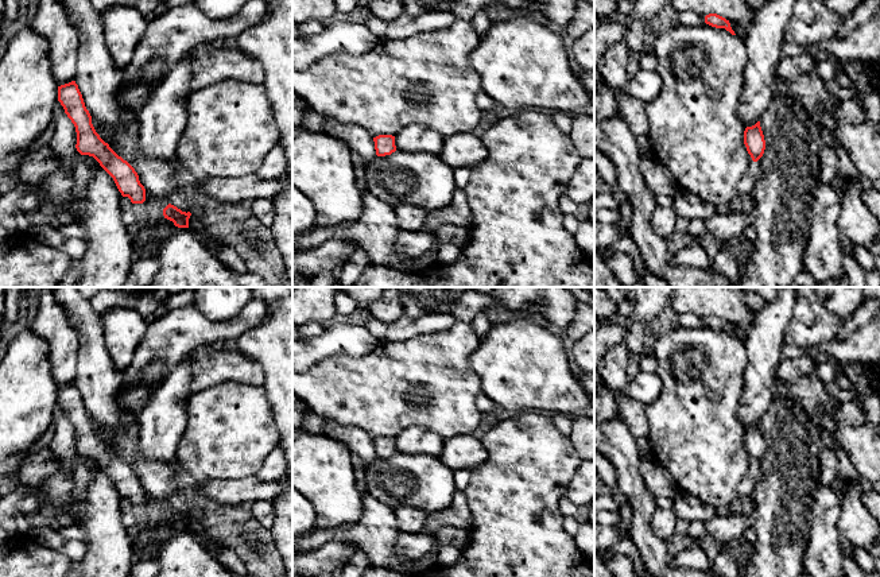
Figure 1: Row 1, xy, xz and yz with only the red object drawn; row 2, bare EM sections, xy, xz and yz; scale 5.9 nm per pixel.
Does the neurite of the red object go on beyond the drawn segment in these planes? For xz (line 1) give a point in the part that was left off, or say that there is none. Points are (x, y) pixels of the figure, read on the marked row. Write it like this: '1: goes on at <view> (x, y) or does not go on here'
1: does not go on here

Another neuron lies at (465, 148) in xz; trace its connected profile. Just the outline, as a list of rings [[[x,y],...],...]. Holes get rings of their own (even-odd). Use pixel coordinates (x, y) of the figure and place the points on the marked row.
[[[460,132],[446,136],[439,156],[454,170],[474,167],[488,156],[488,150],[481,136],[474,132]]]

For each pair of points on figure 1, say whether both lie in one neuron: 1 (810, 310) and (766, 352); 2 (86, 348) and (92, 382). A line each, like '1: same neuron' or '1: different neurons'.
1: different neurons
2: same neuron

